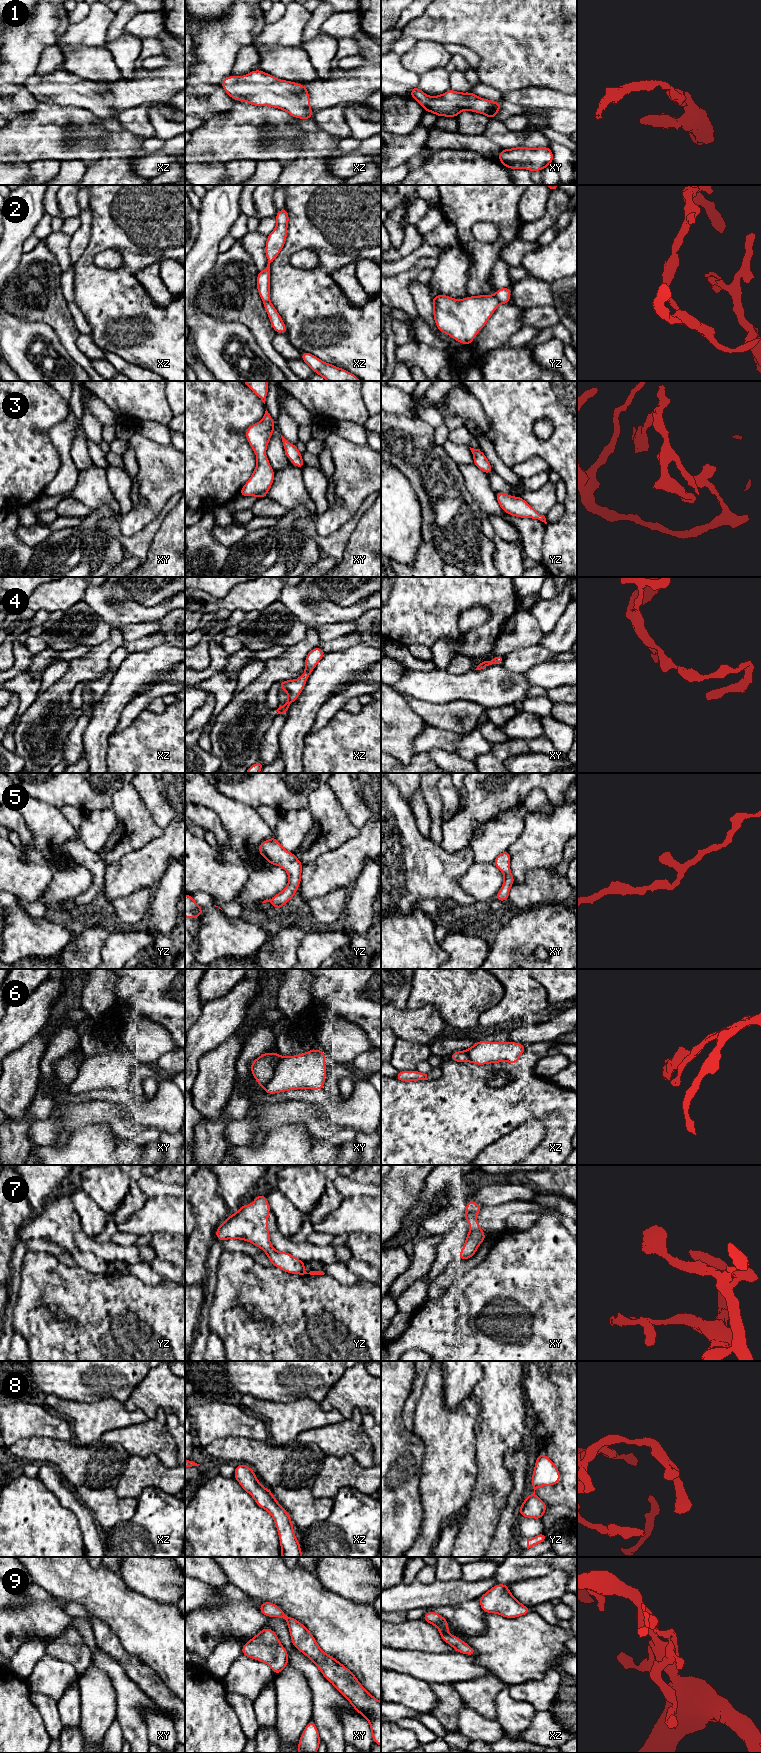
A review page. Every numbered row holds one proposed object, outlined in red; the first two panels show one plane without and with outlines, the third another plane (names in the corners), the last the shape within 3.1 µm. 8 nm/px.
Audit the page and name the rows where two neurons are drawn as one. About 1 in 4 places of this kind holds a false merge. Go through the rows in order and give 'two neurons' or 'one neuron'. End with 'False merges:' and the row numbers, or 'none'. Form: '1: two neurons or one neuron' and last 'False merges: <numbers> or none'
1: one neuron
2: two neurons
3: one neuron
4: one neuron
5: one neuron
6: two neurons
7: one neuron
8: one neuron
9: one neuron
False merges: 2, 6

